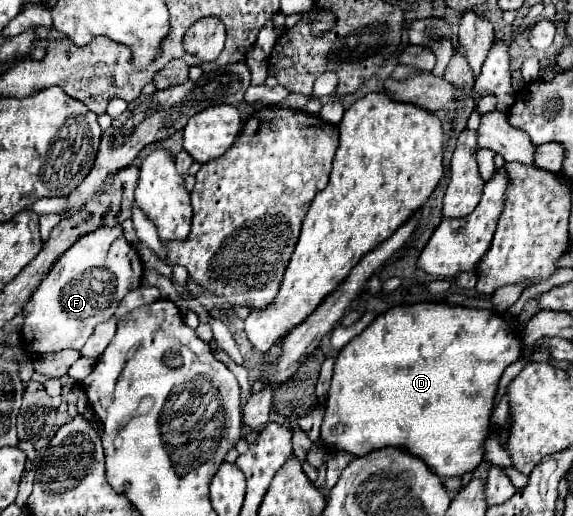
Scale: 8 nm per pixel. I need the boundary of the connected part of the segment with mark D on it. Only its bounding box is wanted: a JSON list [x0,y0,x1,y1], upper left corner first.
[321,302,521,478]

